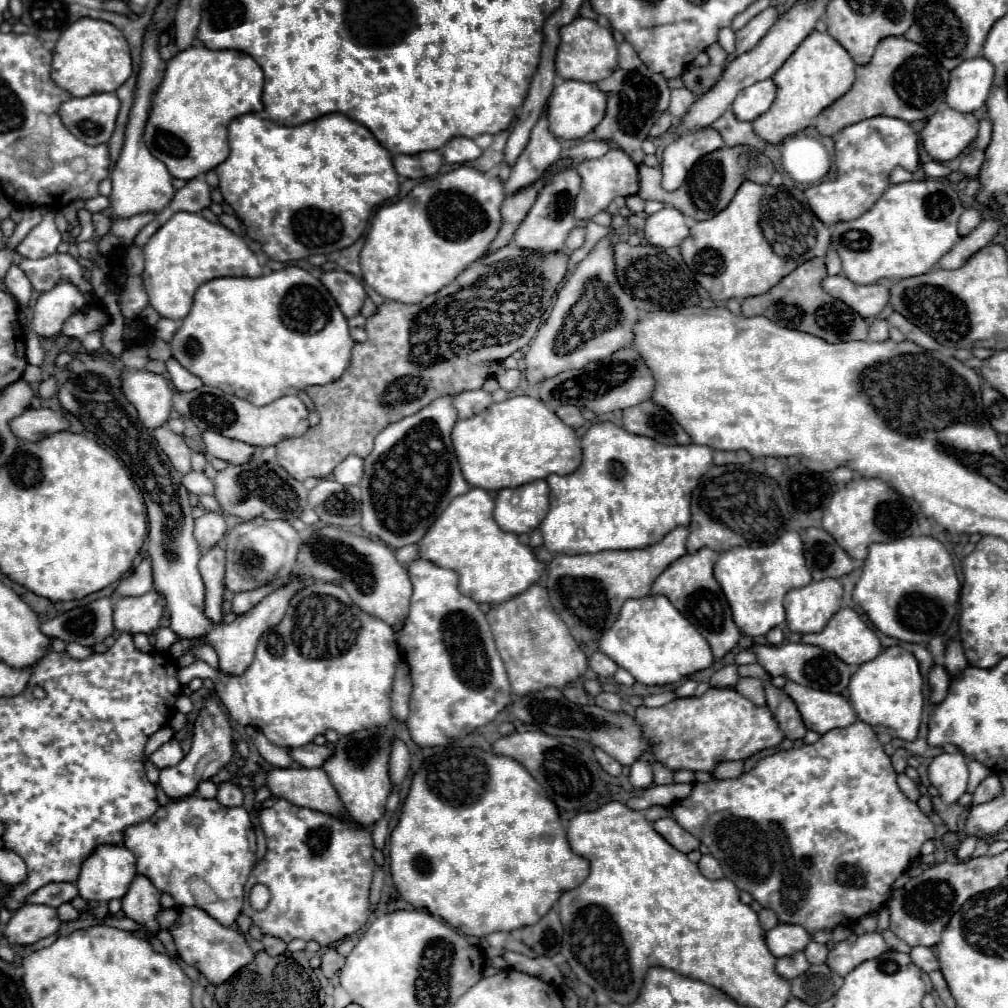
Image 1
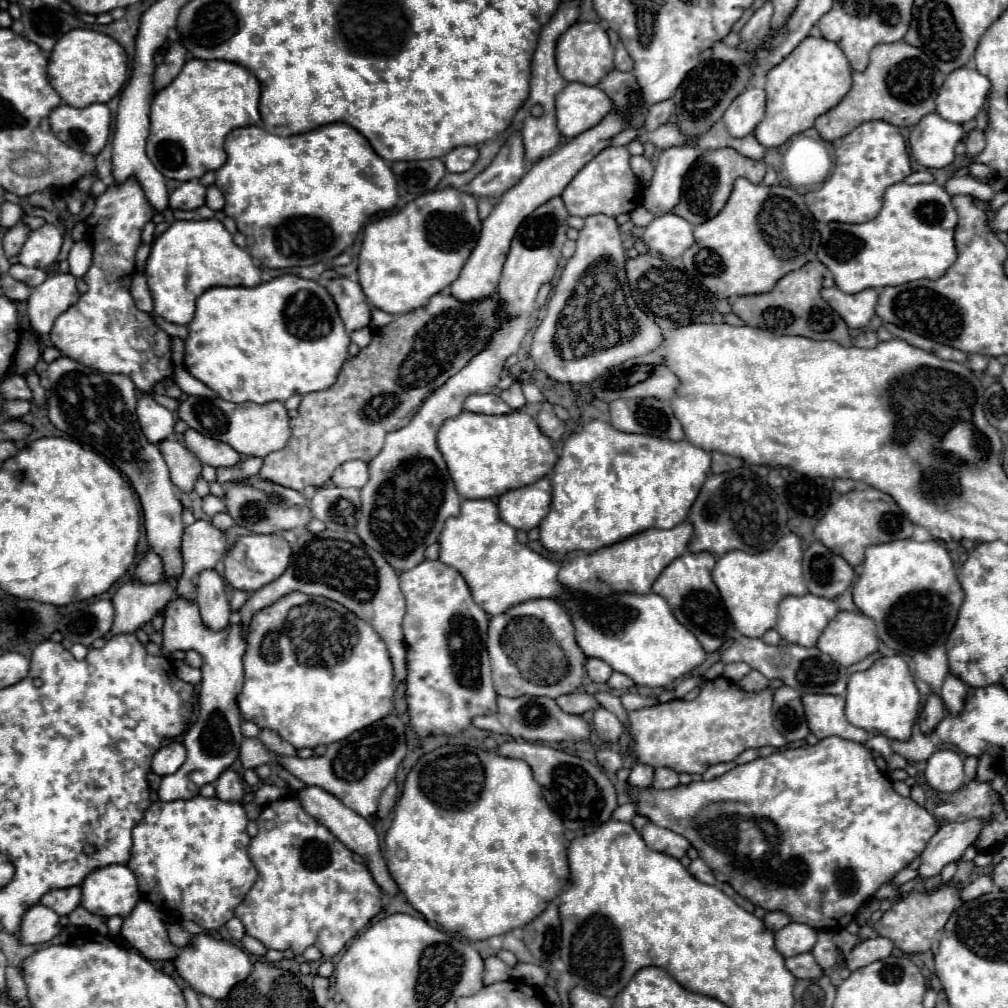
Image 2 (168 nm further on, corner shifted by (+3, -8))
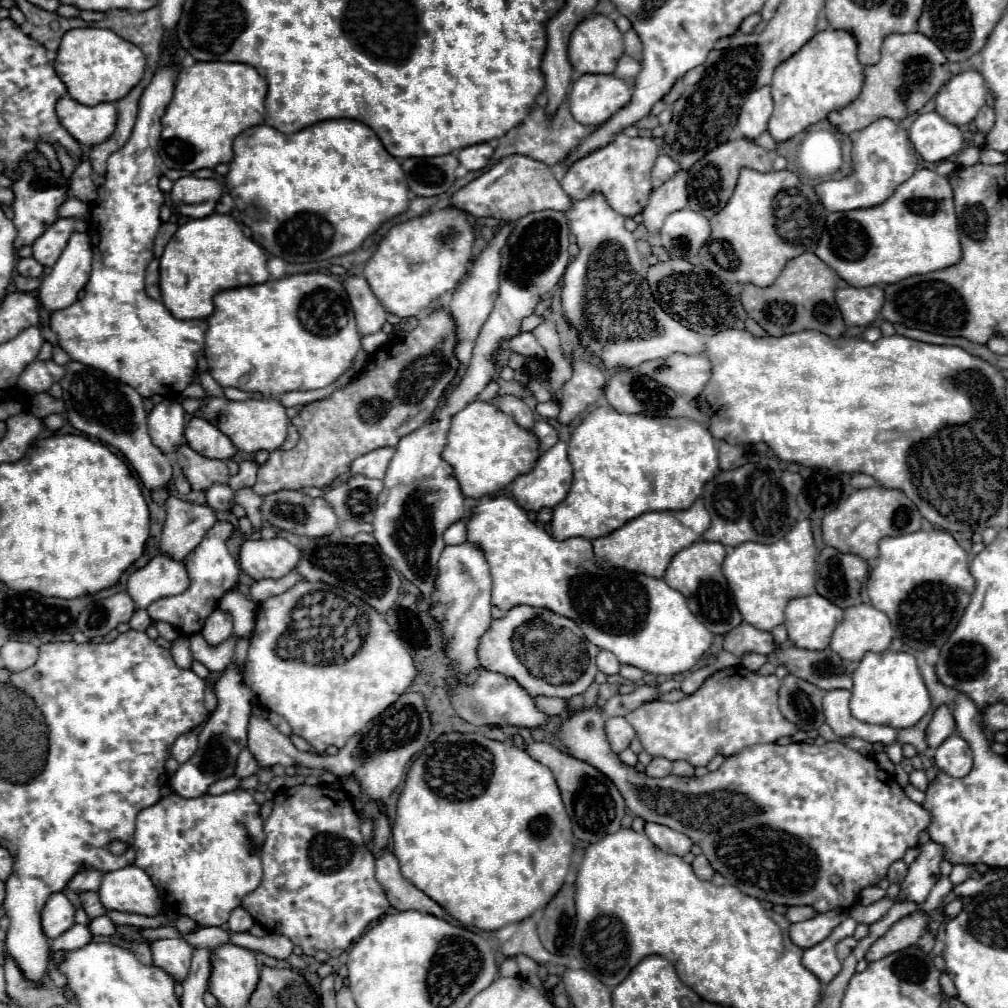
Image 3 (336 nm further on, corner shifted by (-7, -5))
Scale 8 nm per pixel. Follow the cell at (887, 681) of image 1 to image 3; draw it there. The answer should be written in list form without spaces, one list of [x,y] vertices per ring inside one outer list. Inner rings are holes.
[[[866,653],[852,675],[852,715],[864,723],[884,723],[894,729],[916,725],[930,709],[930,697],[914,655],[910,653]]]

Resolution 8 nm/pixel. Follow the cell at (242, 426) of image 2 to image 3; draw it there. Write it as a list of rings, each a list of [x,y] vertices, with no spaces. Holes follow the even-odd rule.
[[[204,397],[204,401],[202,401],[202,417],[208,419],[212,425],[216,425],[226,437],[230,437],[230,441],[234,443],[234,447],[238,451],[246,451],[246,453],[256,453],[260,449],[264,449],[264,451],[276,451],[276,449],[282,447],[282,443],[286,441],[286,435],[288,435],[288,417],[286,417],[284,405],[278,399],[230,401],[226,397]]]

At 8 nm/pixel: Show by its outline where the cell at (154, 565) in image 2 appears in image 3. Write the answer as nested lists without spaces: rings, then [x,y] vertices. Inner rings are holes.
[[[168,493],[166,499],[166,525],[162,533],[162,551],[172,553],[176,559],[184,559],[202,541],[204,533],[216,523],[216,515],[210,507],[180,501]]]

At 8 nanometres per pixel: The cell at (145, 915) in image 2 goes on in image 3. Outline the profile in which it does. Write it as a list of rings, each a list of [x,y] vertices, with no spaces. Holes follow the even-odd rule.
[[[164,939],[152,943],[154,965],[164,969],[176,983],[184,983],[188,977],[192,951],[194,949],[186,943],[186,939]]]

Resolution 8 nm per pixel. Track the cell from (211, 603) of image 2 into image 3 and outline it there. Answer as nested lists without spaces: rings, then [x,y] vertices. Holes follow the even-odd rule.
[[[216,609],[202,627],[202,637],[208,645],[220,645],[224,639],[232,635],[232,617],[220,609]]]

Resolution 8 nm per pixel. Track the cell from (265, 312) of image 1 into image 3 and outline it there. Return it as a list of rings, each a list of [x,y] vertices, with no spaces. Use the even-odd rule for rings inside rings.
[[[302,273],[272,279],[252,287],[228,289],[216,295],[214,313],[208,317],[206,361],[208,373],[222,387],[260,391],[278,397],[286,391],[310,391],[334,383],[360,351],[360,333],[344,285],[326,273]]]

